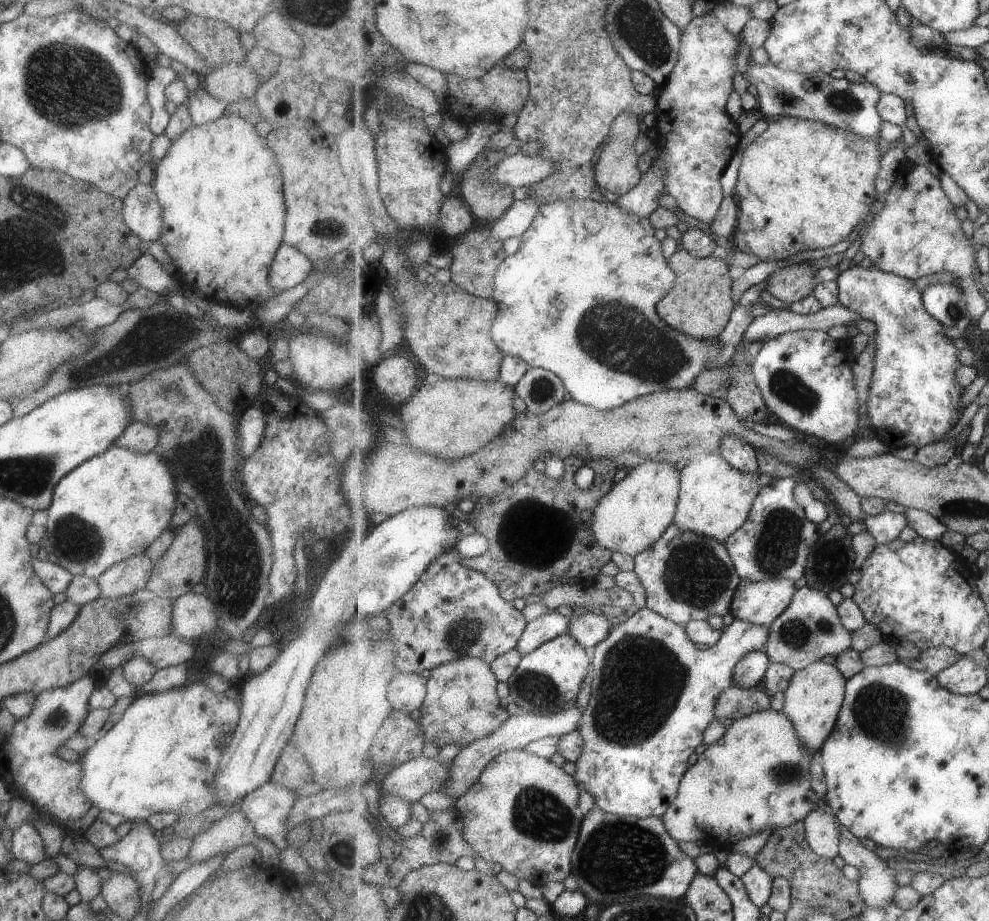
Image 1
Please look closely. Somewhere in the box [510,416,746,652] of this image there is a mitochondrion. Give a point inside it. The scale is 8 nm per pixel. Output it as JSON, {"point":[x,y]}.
{"point":[695,576]}

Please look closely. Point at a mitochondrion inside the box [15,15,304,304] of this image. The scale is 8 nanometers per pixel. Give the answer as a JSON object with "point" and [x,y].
{"point":[86,88]}

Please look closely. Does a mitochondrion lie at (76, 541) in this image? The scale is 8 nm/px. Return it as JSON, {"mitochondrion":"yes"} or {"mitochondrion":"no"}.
{"mitochondrion":"yes"}

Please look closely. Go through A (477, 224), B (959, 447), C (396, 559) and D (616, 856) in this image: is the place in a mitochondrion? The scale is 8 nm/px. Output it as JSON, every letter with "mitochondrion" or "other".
{"A":"other","B":"other","C":"mitochondrion","D":"mitochondrion"}

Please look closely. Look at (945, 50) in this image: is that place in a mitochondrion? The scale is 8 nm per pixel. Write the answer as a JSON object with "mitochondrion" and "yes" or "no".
{"mitochondrion":"no"}

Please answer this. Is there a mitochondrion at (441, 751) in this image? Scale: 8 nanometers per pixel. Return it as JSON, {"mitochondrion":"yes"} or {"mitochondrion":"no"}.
{"mitochondrion":"no"}

